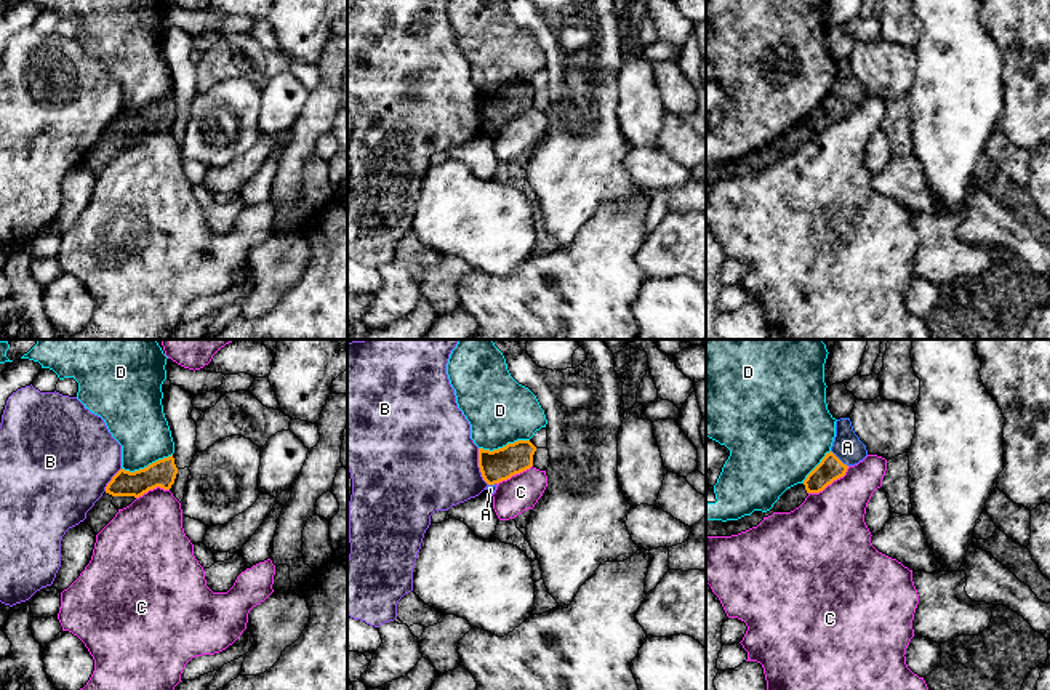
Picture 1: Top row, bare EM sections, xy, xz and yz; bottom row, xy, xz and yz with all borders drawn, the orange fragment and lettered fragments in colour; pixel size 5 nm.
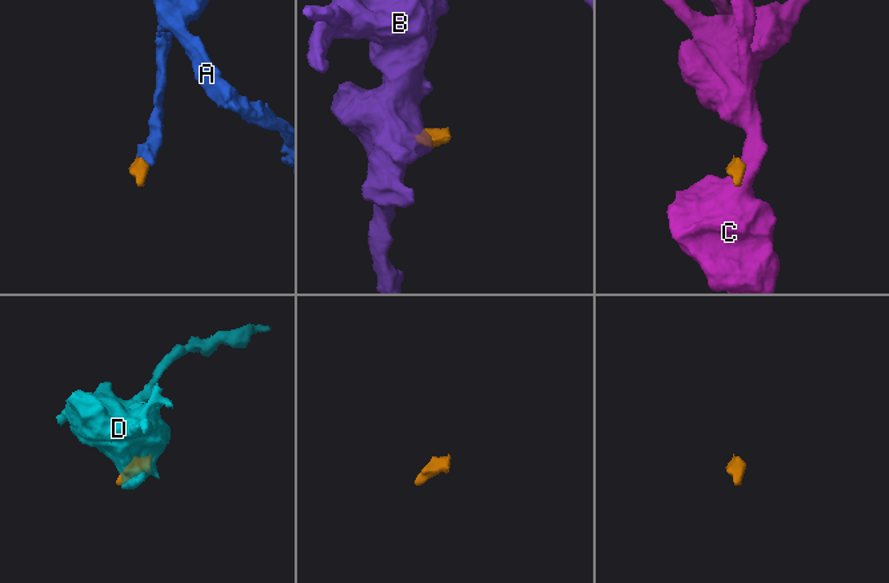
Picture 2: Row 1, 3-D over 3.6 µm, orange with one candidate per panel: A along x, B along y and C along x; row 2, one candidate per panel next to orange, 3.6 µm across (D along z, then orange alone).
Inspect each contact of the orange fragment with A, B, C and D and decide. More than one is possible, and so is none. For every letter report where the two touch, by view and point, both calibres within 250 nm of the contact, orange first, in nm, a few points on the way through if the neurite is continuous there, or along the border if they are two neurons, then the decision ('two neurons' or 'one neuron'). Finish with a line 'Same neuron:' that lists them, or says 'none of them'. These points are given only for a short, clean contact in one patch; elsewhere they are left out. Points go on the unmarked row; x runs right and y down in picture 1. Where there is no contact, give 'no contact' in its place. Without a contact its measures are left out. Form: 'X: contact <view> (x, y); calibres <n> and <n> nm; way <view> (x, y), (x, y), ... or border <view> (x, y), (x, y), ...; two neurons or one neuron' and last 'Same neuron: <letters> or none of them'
A: contact yz (837, 100); calibres 120 and 150 nm; way yz (831, 109), (837, 100), (847, 88); one neuron
B: contact xz (479, 108); calibres 160 and 480 nm; border xz (477, 90), (477, 108), (480, 117), (488, 125); two neurons
C: contact yz (829, 125); calibres 120 and 400 nm; border yz (849, 108), (842, 117), (821, 132), (809, 135); two neurons
D: contact xy (148, 108); calibres 140 and 280 nm; border xy (172, 95), (133, 112), (122, 111); two neurons
Same neuron: A

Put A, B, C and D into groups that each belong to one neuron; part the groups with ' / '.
A / B / C / D

